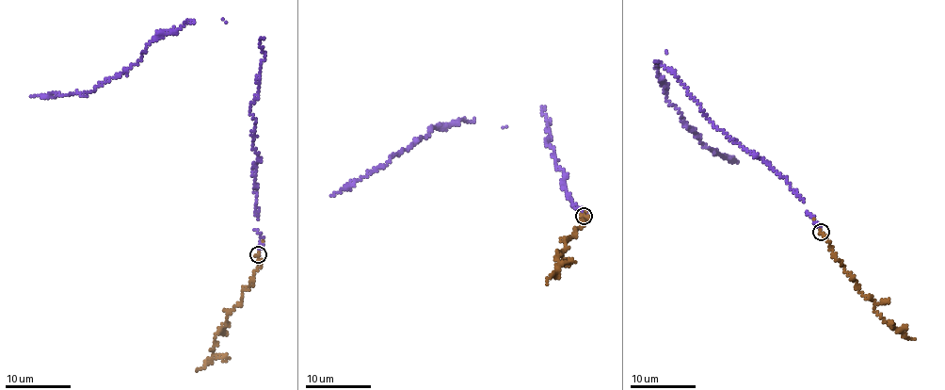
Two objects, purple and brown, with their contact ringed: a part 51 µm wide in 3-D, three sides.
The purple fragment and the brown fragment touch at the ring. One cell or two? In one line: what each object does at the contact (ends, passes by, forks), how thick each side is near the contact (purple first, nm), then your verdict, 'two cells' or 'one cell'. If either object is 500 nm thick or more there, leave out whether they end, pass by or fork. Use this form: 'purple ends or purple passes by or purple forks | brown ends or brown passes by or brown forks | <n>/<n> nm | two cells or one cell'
purple ends | brown ends | 150/240 nm | one cell

